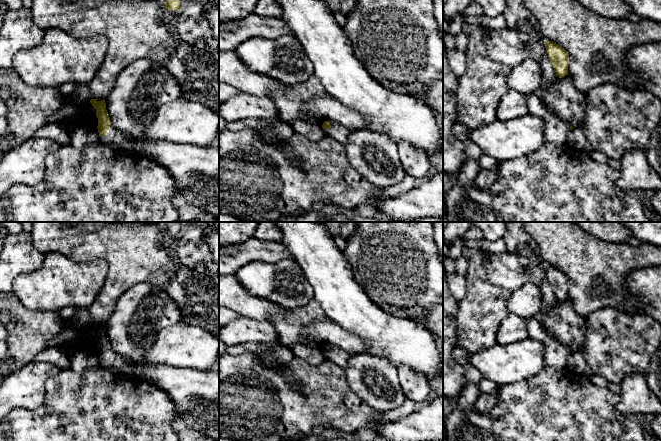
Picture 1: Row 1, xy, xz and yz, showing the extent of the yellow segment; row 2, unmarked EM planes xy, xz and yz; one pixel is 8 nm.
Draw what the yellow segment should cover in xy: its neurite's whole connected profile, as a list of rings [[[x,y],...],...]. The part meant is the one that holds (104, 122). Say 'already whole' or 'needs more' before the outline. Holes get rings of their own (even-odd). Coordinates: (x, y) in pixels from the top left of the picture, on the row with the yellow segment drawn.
needs more | [[[91,99],[90,103],[96,110],[96,116],[98,118],[97,129],[100,142],[113,149],[125,150],[138,154],[131,143],[127,140],[126,136],[112,125],[109,114],[106,110],[105,100],[99,101],[98,99]]]

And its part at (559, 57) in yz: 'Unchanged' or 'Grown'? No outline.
Unchanged

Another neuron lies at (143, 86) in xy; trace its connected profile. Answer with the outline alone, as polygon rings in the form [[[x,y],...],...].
[[[137,59],[119,73],[105,103],[114,128],[131,139],[145,140],[149,139],[145,136],[145,130],[152,123],[157,109],[180,96],[180,85],[164,64]]]

